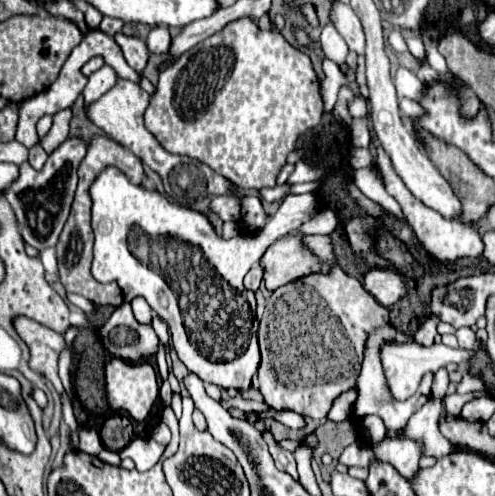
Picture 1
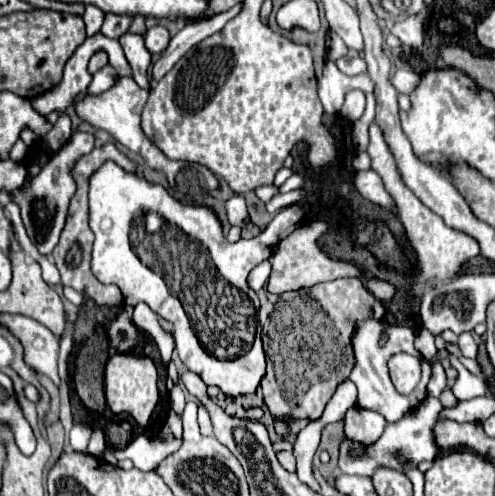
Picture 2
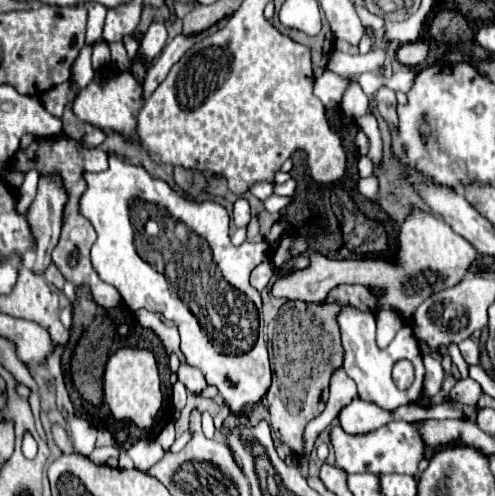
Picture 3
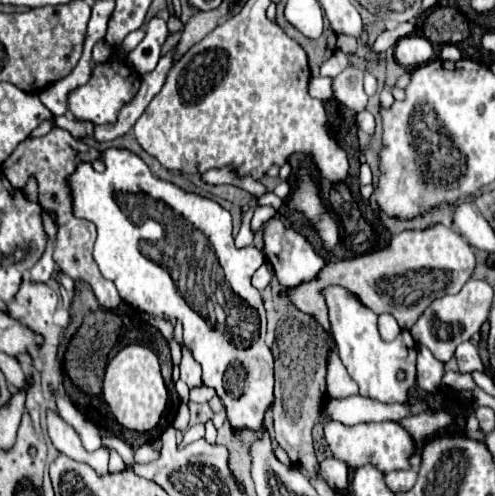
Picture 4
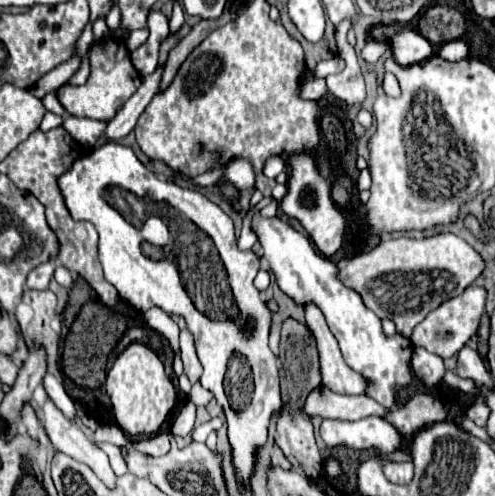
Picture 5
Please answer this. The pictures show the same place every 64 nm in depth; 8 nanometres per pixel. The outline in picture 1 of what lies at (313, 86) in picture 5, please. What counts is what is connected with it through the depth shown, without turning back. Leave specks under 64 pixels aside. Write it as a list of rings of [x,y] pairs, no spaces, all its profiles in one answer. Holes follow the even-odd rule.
[[[324,60],[324,74],[326,78],[322,80],[322,100],[324,100],[324,110],[332,112],[336,104],[336,96],[342,84],[346,82],[346,76],[340,72],[340,68],[332,60]]]

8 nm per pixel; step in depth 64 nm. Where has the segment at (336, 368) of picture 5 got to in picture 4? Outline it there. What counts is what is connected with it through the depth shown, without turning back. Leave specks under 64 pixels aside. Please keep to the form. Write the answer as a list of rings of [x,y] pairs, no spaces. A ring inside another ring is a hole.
[[[432,224],[424,230],[404,230],[394,236],[386,248],[368,252],[366,256],[328,262],[324,272],[320,272],[320,280],[310,280],[308,284],[300,284],[300,288],[284,288],[280,296],[288,298],[296,308],[312,314],[318,324],[328,330],[330,326],[326,320],[322,292],[324,288],[338,284],[358,294],[362,304],[376,314],[388,312],[398,320],[400,328],[412,328],[432,300],[444,294],[456,294],[472,276],[474,266],[476,256],[470,244],[452,228],[446,228],[444,224]],[[334,348],[328,354],[328,396],[330,398],[348,398],[358,394],[358,384],[348,376],[342,360],[334,352]]]

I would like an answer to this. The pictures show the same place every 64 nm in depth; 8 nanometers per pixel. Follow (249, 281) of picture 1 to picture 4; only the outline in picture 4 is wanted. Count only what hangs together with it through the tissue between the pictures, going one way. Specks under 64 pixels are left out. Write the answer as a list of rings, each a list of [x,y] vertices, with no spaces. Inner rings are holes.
[[[264,262],[264,264],[254,272],[252,284],[262,292],[262,290],[270,284],[270,280],[272,280],[272,266],[270,266],[268,262]]]

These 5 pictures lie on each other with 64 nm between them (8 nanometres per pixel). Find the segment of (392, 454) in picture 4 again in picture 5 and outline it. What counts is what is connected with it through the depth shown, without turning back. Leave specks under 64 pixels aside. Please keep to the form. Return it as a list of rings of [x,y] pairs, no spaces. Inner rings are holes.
[[[370,416],[358,422],[342,422],[342,420],[324,420],[320,426],[320,434],[328,448],[346,446],[354,450],[378,450],[378,456],[388,456],[394,450],[402,448],[402,436],[396,432],[388,420]]]

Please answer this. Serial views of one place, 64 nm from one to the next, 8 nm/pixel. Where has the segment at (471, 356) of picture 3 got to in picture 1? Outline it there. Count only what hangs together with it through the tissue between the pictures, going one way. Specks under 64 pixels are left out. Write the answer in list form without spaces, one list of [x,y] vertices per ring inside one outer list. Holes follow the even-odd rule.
[[[458,328],[456,330],[456,338],[458,338],[458,342],[460,342],[462,348],[468,348],[468,350],[474,348],[476,336],[474,336],[474,330],[472,328]]]

